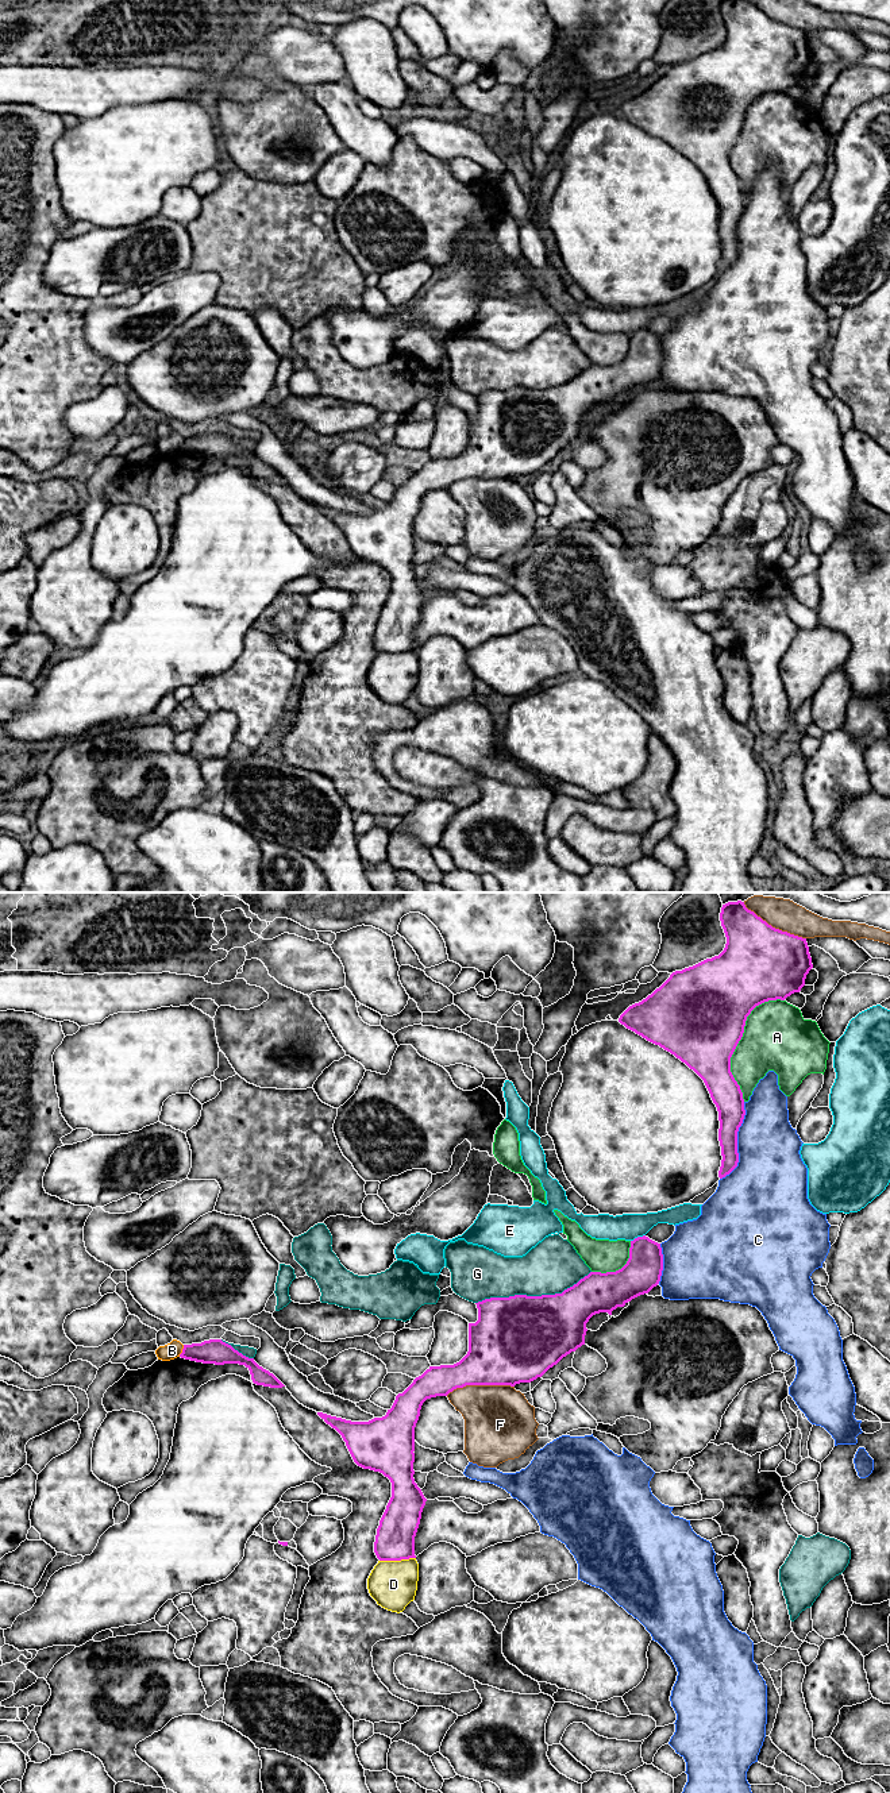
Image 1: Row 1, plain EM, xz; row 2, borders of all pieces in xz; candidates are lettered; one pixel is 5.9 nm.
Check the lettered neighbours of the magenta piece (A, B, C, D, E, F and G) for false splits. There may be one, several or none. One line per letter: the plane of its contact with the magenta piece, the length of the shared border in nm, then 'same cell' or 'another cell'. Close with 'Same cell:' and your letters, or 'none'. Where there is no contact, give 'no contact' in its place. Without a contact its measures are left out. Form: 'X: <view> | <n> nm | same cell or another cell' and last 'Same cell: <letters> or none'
A: xz | 650 nm | another cell
B: xz | 80 nm | another cell
C: xz | 480 nm | another cell
D: xz | 220 nm | another cell
E: xz | 100 nm | another cell
F: xz | 420 nm | another cell
G: xz | 700 nm | another cell
Same cell: none

